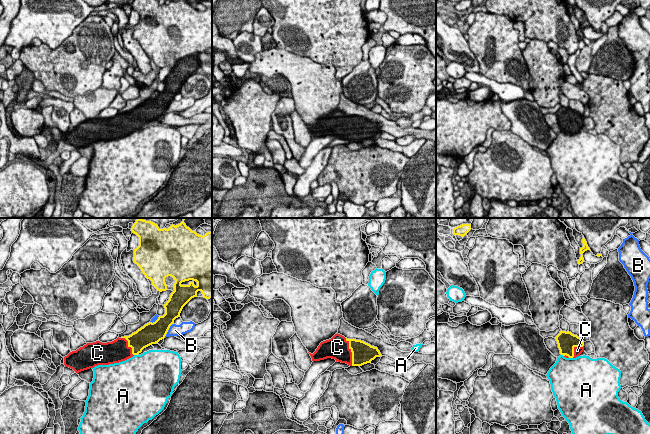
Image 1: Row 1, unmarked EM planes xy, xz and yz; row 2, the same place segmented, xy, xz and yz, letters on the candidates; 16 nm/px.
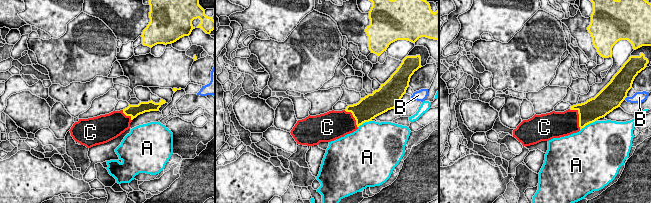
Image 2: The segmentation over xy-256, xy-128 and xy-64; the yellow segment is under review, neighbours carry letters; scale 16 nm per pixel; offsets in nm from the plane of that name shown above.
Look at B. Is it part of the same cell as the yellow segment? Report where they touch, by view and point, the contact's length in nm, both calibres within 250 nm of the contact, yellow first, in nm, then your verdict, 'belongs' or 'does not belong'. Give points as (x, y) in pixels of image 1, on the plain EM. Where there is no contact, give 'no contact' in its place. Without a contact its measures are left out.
contact xy (168, 105); length 280 nm; calibres 320 and 190 nm; does not belong

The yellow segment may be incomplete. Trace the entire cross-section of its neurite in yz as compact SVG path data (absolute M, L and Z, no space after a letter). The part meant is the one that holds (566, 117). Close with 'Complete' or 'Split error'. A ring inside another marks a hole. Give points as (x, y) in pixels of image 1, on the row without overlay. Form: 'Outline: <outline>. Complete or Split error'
Outline: M560 107L555 113L560 130L566 134L576 134L584 127L584 117L569 107Z. Split error

